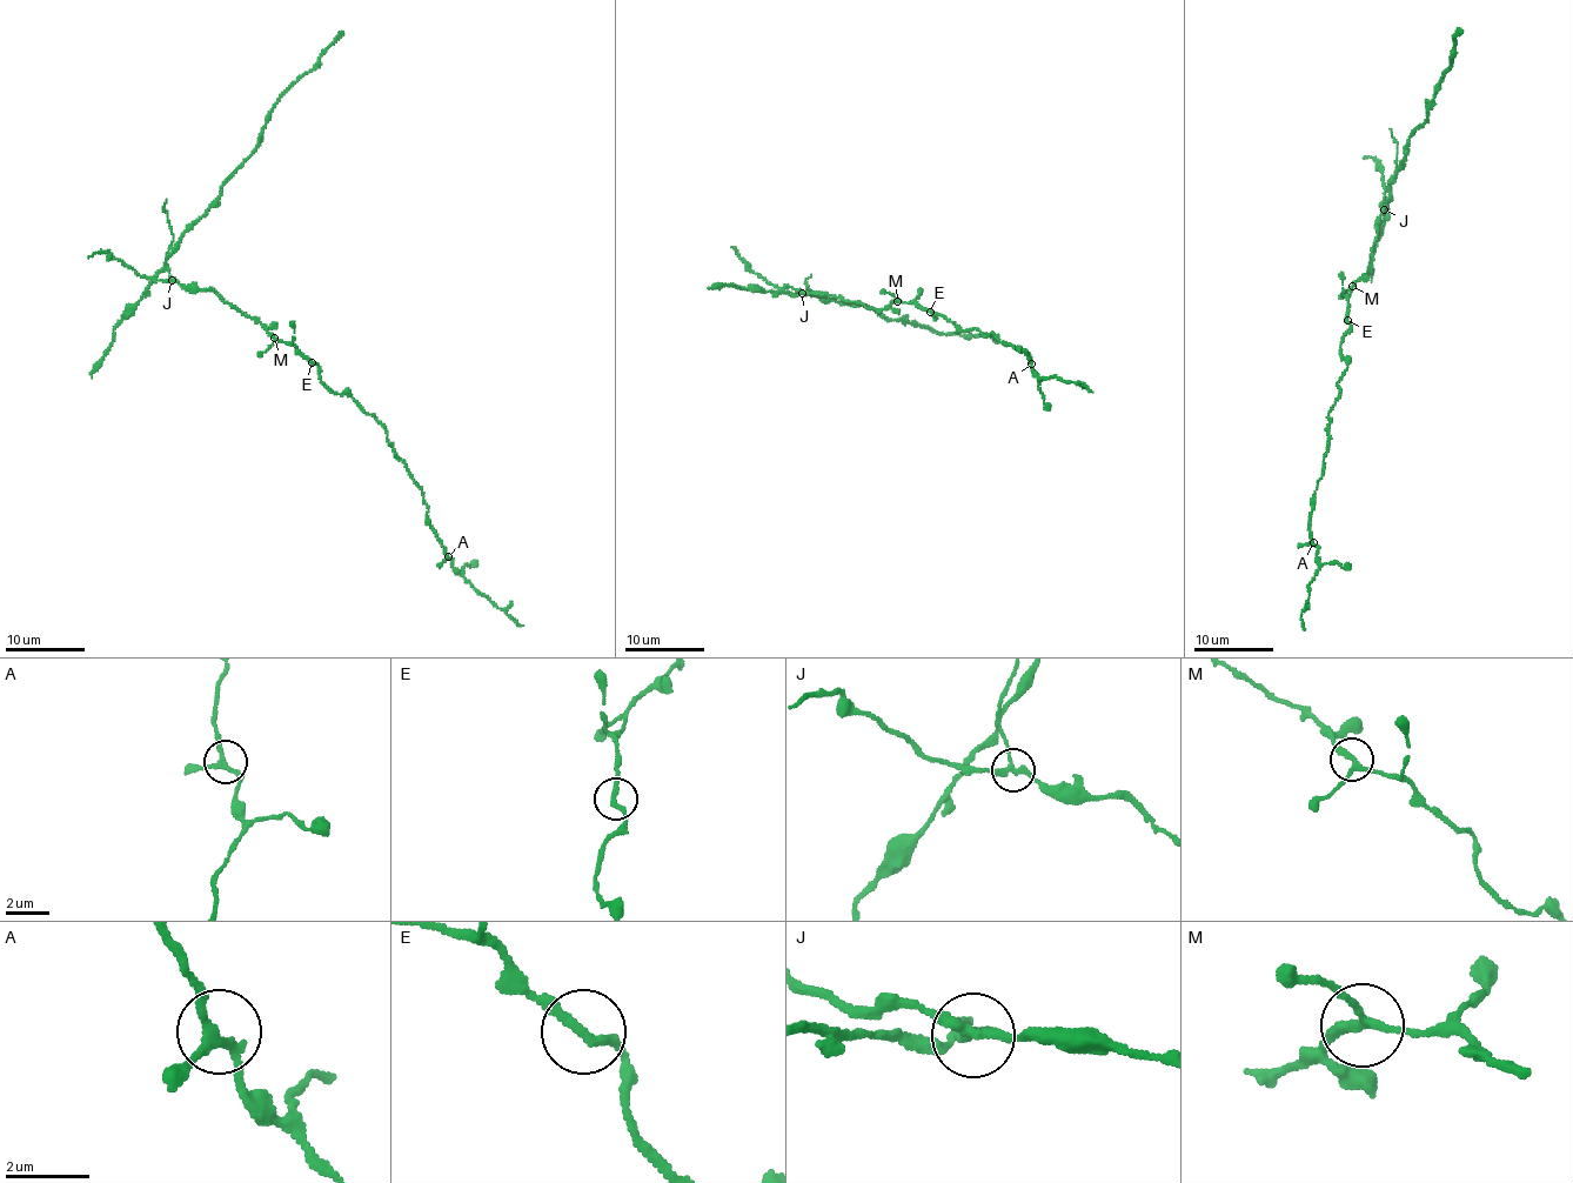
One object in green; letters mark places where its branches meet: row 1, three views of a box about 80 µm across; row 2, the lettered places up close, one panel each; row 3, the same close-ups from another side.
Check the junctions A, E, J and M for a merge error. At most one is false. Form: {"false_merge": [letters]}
{"false_merge": ["J"]}

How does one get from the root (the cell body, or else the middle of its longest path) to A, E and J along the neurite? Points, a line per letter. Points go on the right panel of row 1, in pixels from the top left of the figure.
A: (1360, 279), (1349, 295), (1350, 331), (1339, 352), (1347, 365), (1329, 414), (1329, 449), (1311, 519), (1313, 542)
E: (1360, 279), (1349, 295), (1347, 320)
J: (1360, 279), (1371, 267), (1377, 224), (1384, 208)

